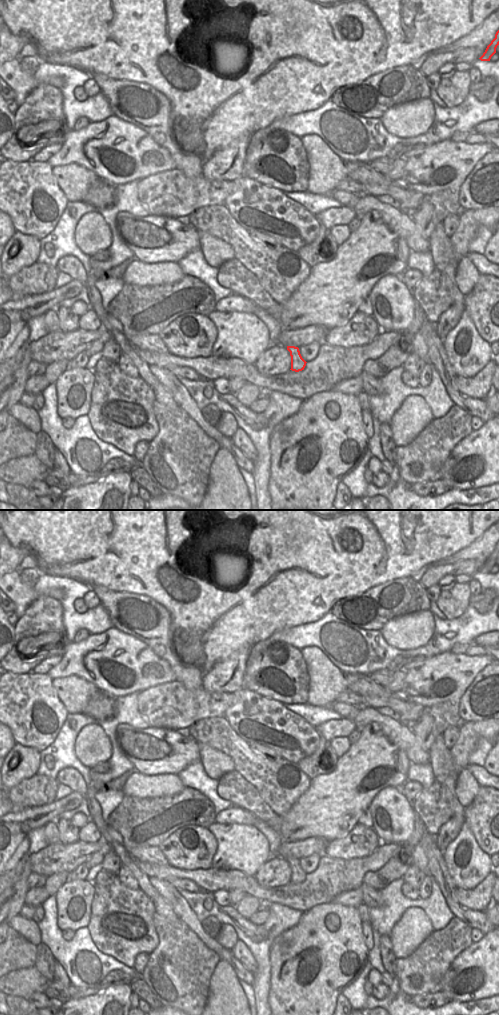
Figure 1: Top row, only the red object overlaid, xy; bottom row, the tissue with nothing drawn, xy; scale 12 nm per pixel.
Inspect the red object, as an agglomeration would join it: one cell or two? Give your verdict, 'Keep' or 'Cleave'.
Keep

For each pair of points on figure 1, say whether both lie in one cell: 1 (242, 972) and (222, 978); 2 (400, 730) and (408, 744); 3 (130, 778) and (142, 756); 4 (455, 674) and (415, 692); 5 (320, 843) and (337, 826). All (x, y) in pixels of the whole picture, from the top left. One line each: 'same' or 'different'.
1: different
2: same
3: different
4: same
5: different

